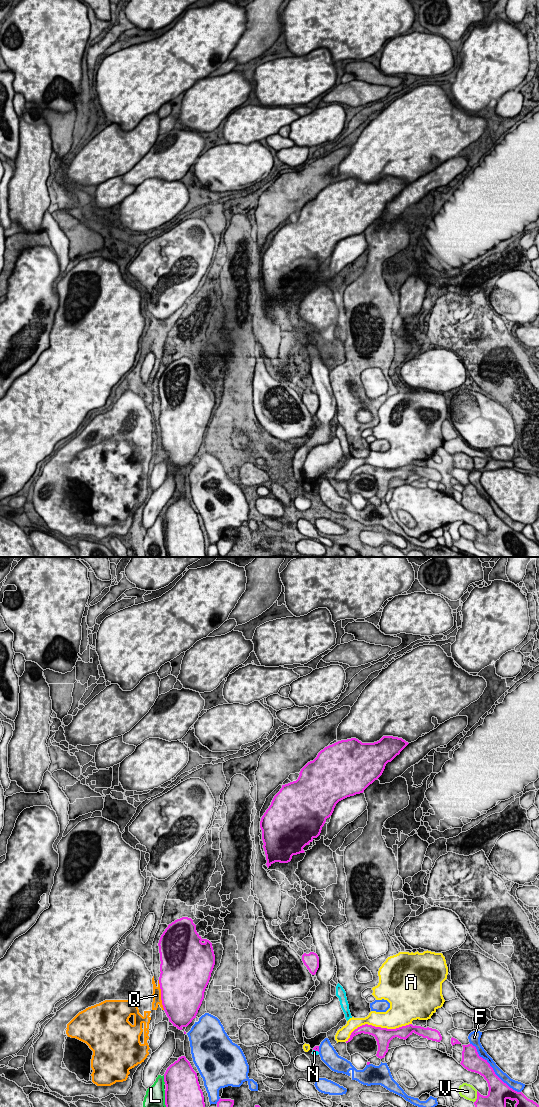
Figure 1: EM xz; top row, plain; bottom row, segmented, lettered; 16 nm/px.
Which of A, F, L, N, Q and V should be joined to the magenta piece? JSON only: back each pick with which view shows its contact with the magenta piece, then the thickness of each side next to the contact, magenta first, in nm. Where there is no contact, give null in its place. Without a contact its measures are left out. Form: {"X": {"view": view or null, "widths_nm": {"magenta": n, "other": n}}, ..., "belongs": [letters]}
{"belongs": []}

